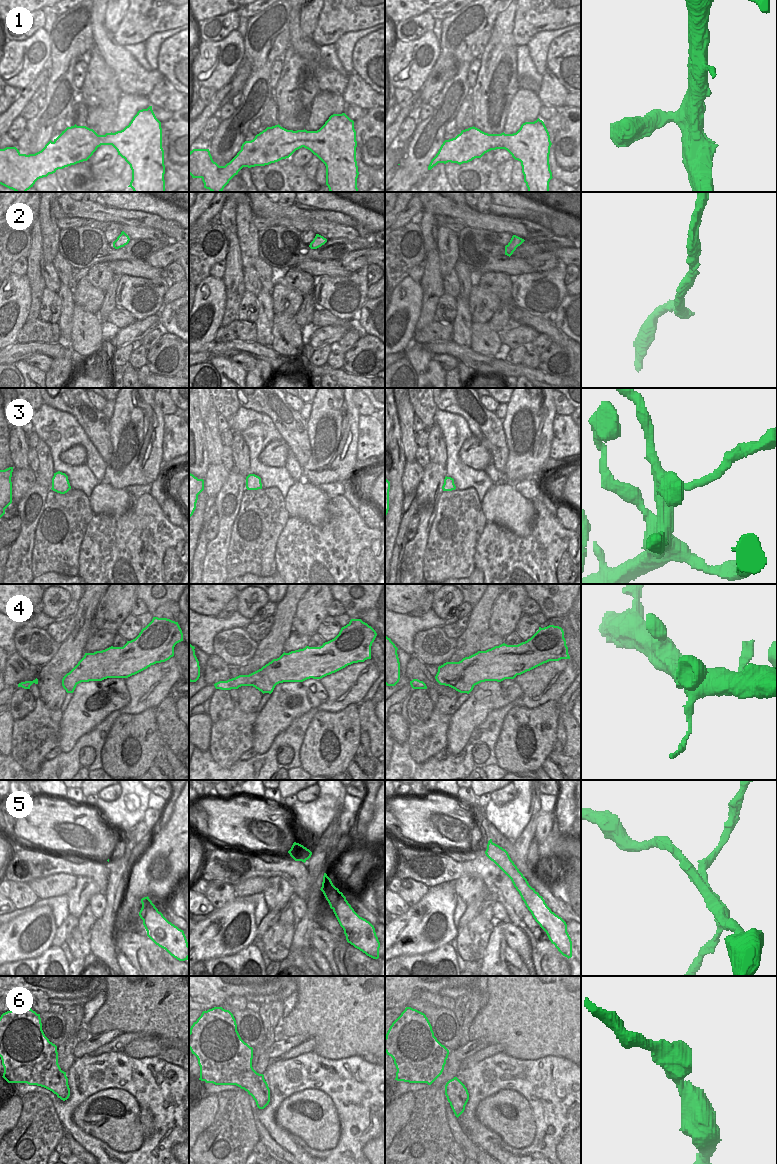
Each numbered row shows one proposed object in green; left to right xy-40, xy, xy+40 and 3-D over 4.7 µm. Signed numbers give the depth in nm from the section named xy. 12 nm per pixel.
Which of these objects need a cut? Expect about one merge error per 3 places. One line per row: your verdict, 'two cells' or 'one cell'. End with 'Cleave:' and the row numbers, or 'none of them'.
1: one cell
2: two cells
3: one cell
4: one cell
5: two cells
6: one cell
Cleave: 2, 5

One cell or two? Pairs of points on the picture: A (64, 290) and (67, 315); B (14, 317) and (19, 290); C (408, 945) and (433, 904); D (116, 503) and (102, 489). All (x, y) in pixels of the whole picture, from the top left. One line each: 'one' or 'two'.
A: one
B: one
C: one
D: one

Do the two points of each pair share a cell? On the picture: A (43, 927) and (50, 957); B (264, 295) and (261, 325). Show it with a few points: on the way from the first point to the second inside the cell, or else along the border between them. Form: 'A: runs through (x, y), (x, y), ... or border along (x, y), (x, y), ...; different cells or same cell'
A: border along (51, 945), (38, 956), (27, 959); different cells
B: runs through (264, 302), (266, 306), (265, 318); same cell

